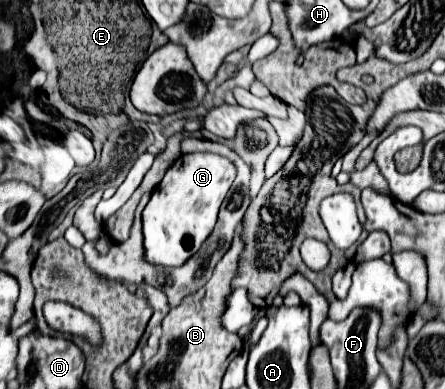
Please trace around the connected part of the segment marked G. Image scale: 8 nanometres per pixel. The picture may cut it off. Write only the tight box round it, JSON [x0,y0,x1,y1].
[144,152,236,266]

